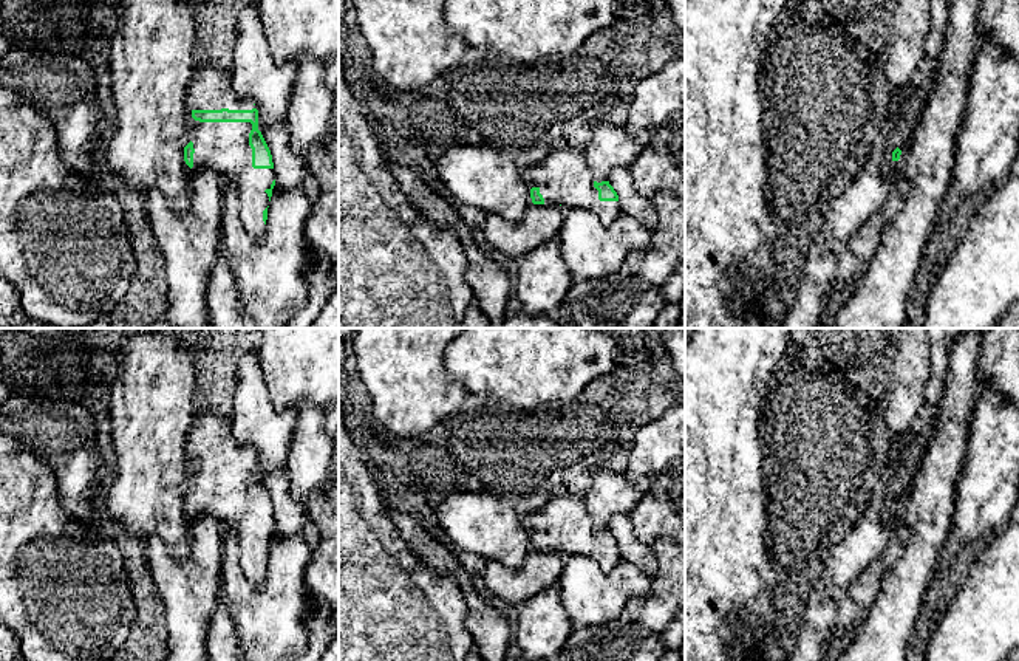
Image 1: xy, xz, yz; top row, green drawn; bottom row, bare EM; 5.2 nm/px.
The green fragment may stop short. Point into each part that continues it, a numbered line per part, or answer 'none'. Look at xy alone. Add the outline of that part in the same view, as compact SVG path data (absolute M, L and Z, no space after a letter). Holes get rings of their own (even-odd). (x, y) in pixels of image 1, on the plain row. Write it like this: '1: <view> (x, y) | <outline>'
1: xy (223, 493) | M206 412L196 418L187 440L187 450L190 461L187 466L189 477L184 480L184 492L193 489L193 514L187 525L187 536L190 536L192 523L201 514L215 515L221 528L232 528L241 548L241 567L252 585L261 588L266 581L266 571L263 568L263 557L269 553L269 543L264 539L271 536L275 526L274 515L254 515L252 514L252 495L249 492L249 480L252 477L250 469L199 469L192 464L193 457L252 457L257 455L247 444L238 443L232 435L230 423L226 423L213 412Z

